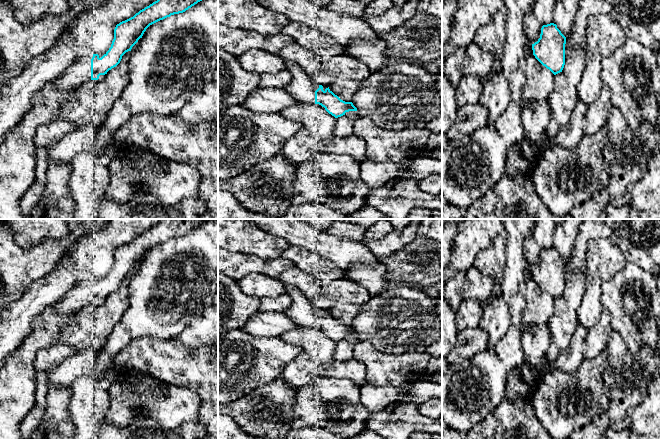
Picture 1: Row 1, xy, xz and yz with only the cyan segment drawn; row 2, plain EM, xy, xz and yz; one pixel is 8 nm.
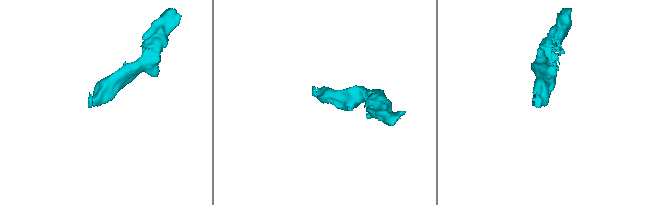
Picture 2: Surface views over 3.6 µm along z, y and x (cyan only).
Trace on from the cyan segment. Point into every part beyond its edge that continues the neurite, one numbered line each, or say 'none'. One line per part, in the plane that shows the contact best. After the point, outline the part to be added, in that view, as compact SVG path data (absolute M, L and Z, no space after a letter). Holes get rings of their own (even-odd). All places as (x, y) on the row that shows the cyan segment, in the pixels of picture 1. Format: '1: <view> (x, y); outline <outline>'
1: xy (79, 72); outline M93 54L78 58L69 68L53 81L60 89L71 90L91 80L91 59Z

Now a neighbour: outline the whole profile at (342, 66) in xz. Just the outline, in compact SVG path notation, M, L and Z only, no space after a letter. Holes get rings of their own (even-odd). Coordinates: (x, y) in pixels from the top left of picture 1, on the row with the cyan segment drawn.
M343 53L322 63L319 72L312 75L311 78L319 85L329 86L337 79L360 82L370 74L366 64Z

